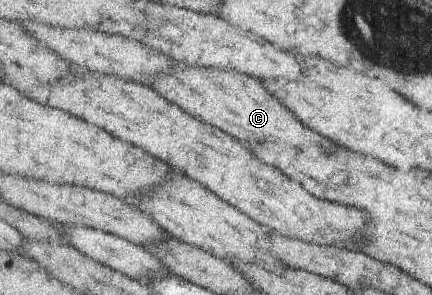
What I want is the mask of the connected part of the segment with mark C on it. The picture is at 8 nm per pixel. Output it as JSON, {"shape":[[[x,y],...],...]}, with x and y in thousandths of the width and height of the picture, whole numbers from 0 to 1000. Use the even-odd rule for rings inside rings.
{"shape":[[[403,231],[389,258],[366,258],[352,292],[394,346],[421,359],[435,386],[495,420],[500,434],[537,454],[551,475],[597,475],[597,481],[653,481],[667,502],[736,502],[769,495],[759,468],[745,468],[727,441],[708,434],[671,373],[648,353],[602,271],[556,251],[546,237],[505,237],[505,231]]]}

